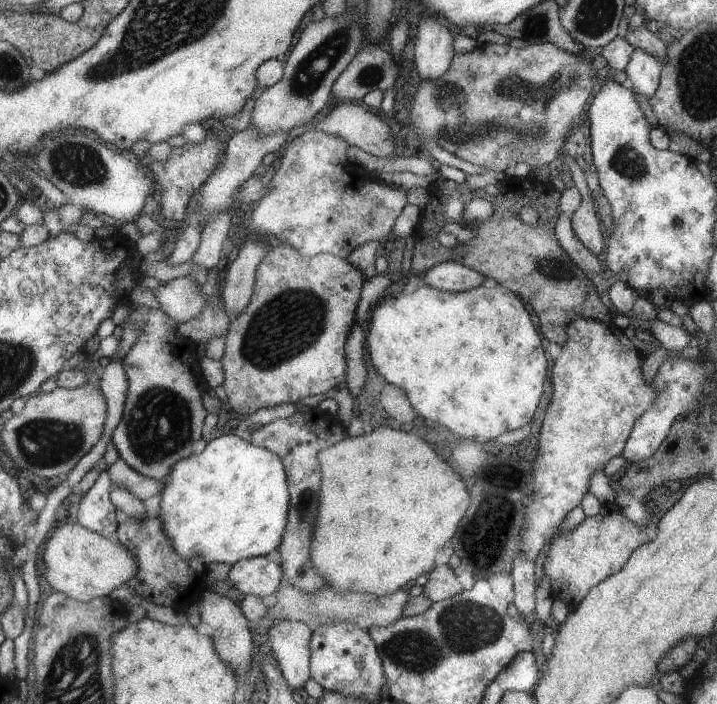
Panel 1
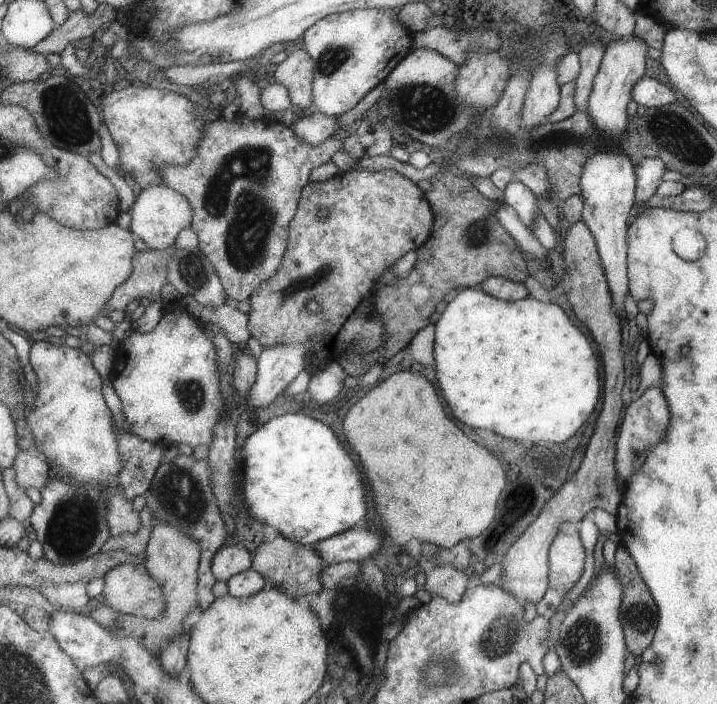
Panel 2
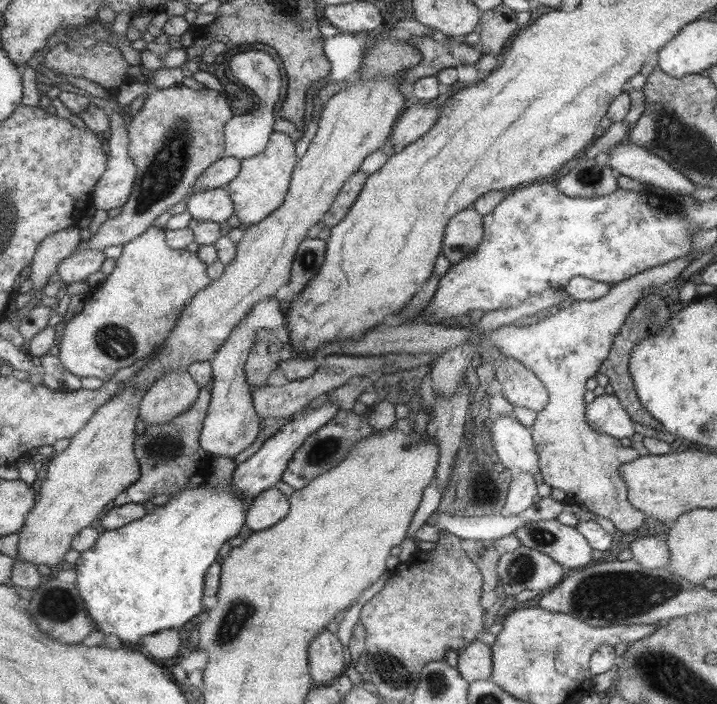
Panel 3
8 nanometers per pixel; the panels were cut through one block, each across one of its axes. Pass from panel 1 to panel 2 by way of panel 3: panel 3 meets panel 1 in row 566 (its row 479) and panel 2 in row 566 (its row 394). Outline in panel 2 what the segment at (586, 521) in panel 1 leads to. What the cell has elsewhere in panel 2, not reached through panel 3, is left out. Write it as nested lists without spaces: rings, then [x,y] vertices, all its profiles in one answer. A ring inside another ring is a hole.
[[[572,522],[559,525],[549,548],[549,586],[566,593],[581,576],[583,558],[585,549],[577,525]]]

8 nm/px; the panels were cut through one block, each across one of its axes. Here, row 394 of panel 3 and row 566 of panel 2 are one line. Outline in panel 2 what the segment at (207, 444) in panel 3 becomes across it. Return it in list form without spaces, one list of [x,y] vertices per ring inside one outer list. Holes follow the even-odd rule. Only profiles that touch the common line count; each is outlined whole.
[[[222,546],[211,561],[214,578],[226,582],[228,578],[250,568],[253,558],[244,546]]]

